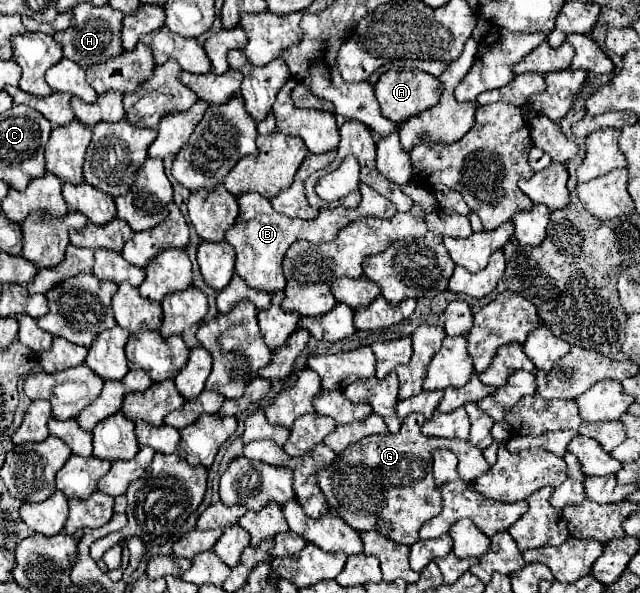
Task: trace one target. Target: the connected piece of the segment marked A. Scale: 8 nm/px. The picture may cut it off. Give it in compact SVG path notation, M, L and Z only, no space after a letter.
M387 71L375 85L375 97L381 113L395 121L405 123L413 113L429 109L441 95L437 77L425 71Z

